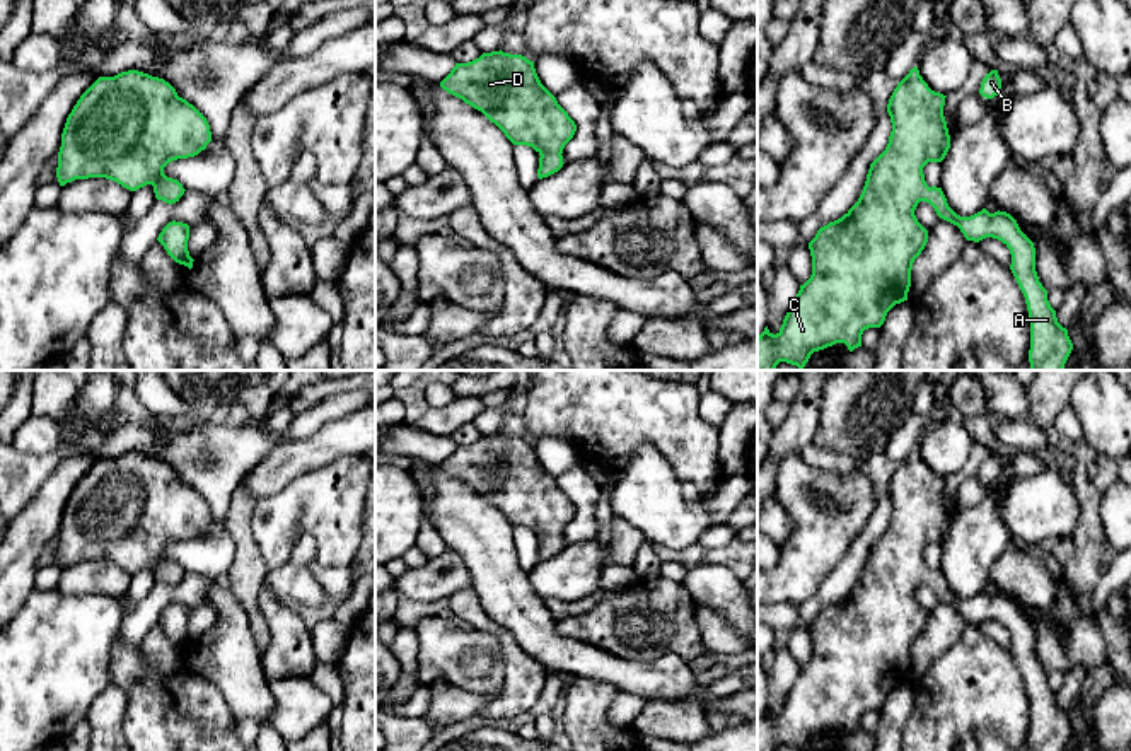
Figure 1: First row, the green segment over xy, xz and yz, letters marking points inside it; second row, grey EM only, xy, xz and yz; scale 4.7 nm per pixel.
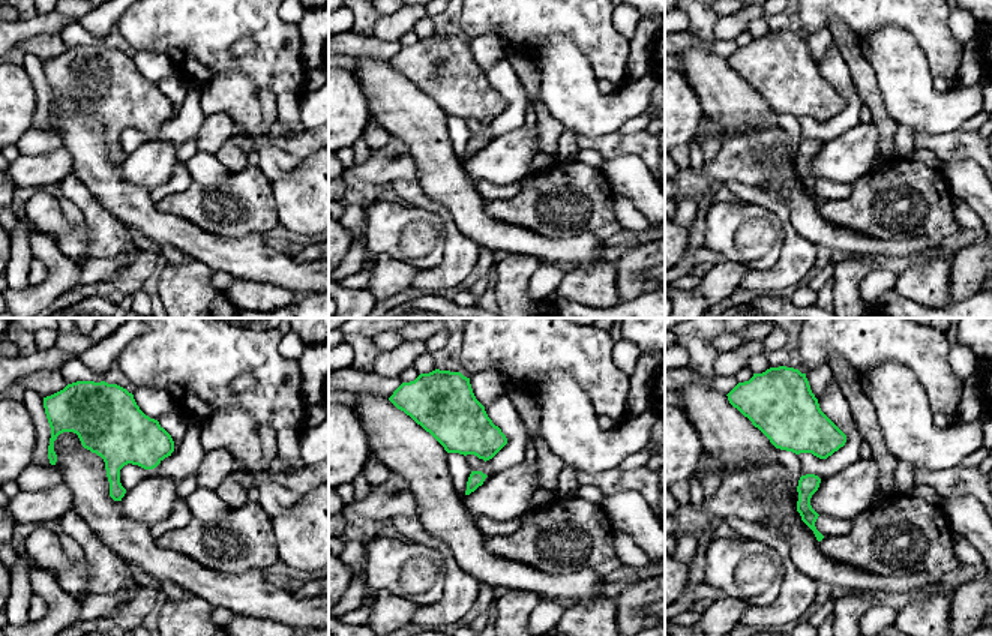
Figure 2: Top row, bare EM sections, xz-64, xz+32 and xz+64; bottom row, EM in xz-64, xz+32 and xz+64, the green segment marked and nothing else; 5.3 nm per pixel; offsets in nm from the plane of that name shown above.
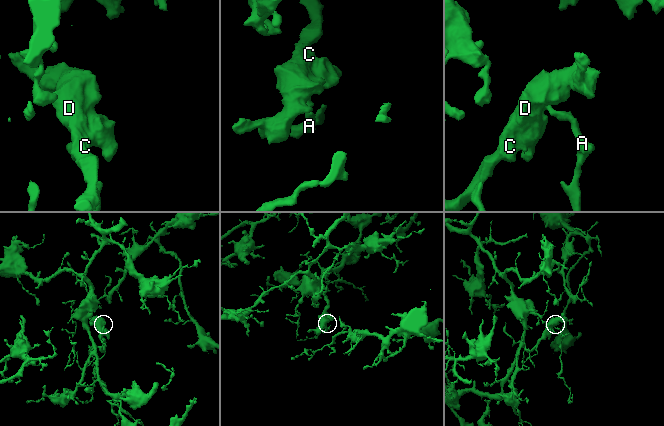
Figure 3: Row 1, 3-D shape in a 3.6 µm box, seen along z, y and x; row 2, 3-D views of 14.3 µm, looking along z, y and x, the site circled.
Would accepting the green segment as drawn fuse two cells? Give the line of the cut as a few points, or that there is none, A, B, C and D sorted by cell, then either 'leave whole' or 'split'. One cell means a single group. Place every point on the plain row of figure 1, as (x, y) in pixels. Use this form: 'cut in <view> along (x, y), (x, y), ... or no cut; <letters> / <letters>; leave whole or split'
no cut; A B C D; leave whole

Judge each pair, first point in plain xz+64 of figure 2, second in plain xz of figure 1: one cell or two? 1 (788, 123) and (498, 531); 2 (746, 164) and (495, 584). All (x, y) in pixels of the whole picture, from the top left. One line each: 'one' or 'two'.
1: two
2: two

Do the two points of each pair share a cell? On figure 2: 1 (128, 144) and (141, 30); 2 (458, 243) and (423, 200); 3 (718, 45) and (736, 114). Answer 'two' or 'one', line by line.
1: two
2: one
3: two

